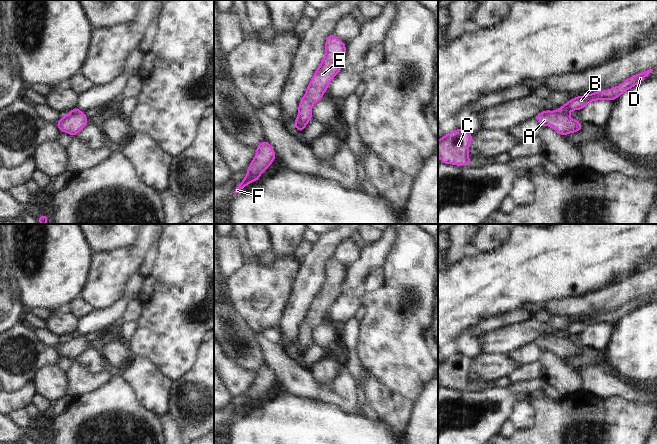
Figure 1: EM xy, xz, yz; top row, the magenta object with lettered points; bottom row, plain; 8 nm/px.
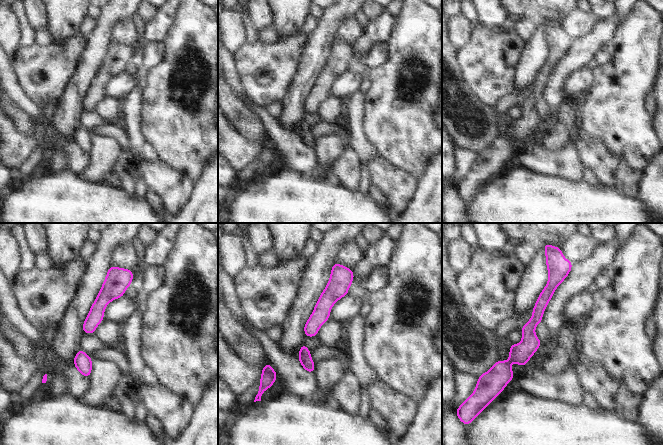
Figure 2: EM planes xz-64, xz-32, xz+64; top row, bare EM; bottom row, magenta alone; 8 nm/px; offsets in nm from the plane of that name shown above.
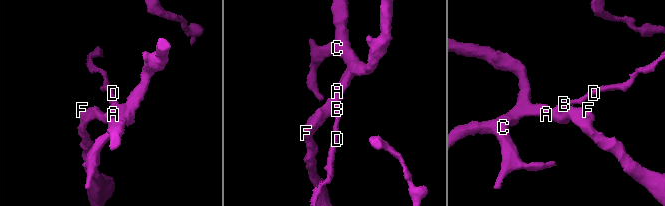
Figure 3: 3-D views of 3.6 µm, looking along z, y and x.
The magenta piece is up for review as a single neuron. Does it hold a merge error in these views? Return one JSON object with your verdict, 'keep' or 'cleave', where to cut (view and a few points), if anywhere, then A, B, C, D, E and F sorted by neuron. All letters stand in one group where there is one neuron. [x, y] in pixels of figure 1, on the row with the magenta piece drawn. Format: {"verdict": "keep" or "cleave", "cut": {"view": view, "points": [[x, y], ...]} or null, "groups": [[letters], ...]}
{"verdict": "cleave", "cut": {"view": "xz", "points": [[297, 117], [301, 124], [305, 124]]}, "groups": [["A", "C", "E", "F"], ["B", "D"]]}

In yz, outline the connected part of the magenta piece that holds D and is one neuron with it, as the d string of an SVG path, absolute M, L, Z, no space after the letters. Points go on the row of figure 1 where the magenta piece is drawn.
M653 69L638 73L628 79L626 79L623 83L616 87L612 87L609 90L601 90L591 94L586 94L584 96L578 96L572 98L569 102L565 103L563 106L558 108L556 111L569 114L573 110L581 110L588 103L596 101L596 100L611 100L614 101L620 95L622 95L625 91L633 88L635 85L642 82L646 76L648 76Z

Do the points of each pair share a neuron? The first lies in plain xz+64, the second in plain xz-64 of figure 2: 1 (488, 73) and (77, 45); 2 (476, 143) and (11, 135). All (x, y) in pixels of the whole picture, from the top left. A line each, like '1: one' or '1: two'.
1: one
2: two

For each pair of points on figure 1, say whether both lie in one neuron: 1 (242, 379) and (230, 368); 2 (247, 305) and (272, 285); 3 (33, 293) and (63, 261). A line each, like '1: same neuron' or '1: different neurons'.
1: same neuron
2: same neuron
3: same neuron

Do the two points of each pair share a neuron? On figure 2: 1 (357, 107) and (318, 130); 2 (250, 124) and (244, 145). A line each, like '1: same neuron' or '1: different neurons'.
1: different neurons
2: different neurons

